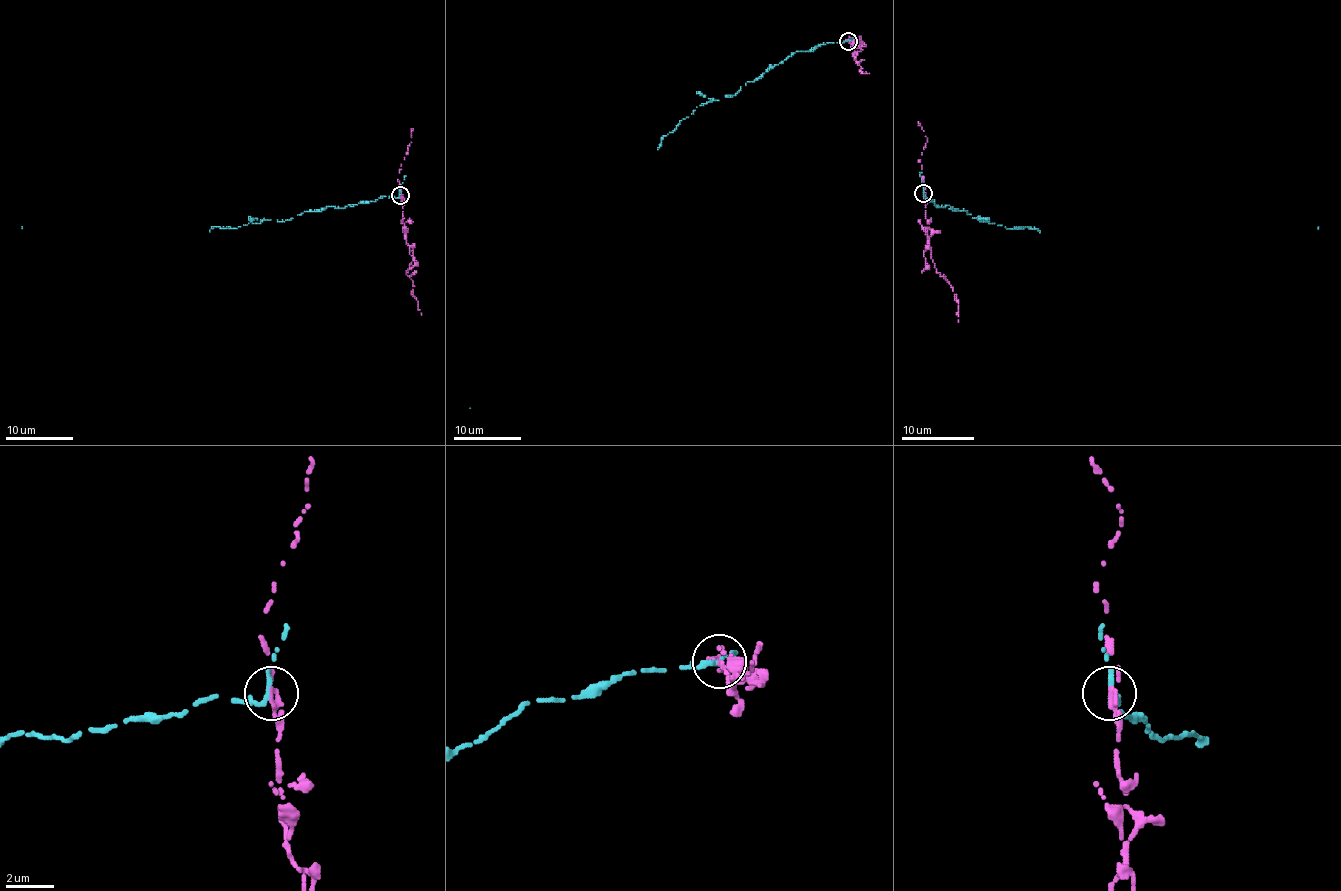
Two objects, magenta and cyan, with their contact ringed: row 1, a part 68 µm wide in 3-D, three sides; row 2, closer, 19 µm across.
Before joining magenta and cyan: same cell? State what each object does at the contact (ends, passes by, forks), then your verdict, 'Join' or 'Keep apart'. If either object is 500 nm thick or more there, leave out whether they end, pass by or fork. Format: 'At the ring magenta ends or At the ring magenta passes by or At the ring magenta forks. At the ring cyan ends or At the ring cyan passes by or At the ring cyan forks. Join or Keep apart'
At the ring magenta ends. At the ring cyan passes by. Keep apart

